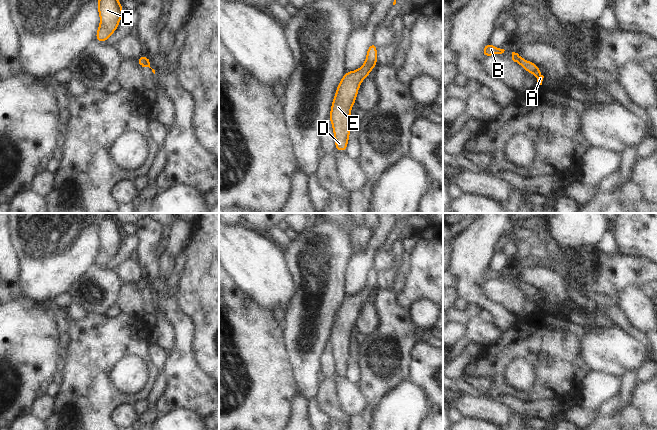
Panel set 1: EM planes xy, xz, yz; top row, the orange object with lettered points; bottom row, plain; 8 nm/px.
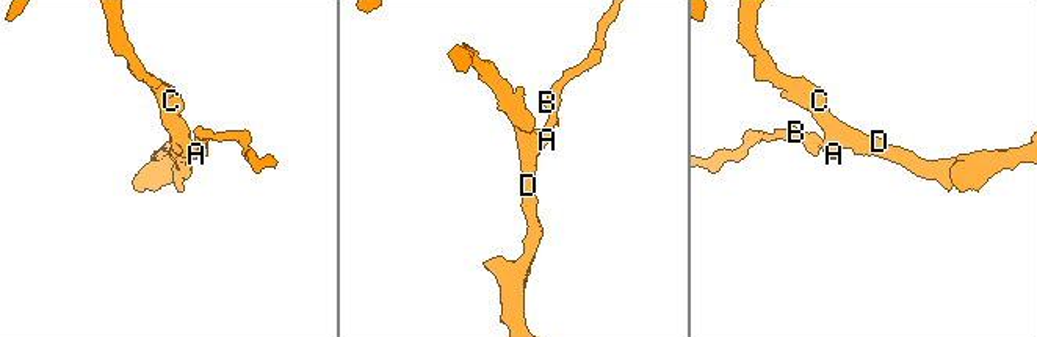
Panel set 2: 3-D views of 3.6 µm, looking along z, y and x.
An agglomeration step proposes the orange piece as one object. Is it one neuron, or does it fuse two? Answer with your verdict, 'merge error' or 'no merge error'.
no merge error

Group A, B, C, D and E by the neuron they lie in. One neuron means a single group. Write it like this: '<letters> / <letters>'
A B C D E

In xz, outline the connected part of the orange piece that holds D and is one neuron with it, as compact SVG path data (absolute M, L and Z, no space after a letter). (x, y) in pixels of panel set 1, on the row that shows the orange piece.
M372 42L367 49L367 56L361 68L345 72L341 79L331 106L329 120L333 126L335 150L346 152L349 136L349 118L351 108L355 104L362 81L377 65L377 47Z

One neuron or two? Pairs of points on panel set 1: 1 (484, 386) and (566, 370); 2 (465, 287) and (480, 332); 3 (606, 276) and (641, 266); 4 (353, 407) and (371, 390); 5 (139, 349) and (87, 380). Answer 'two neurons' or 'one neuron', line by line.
1: two neurons
2: two neurons
3: one neuron
4: two neurons
5: one neuron

